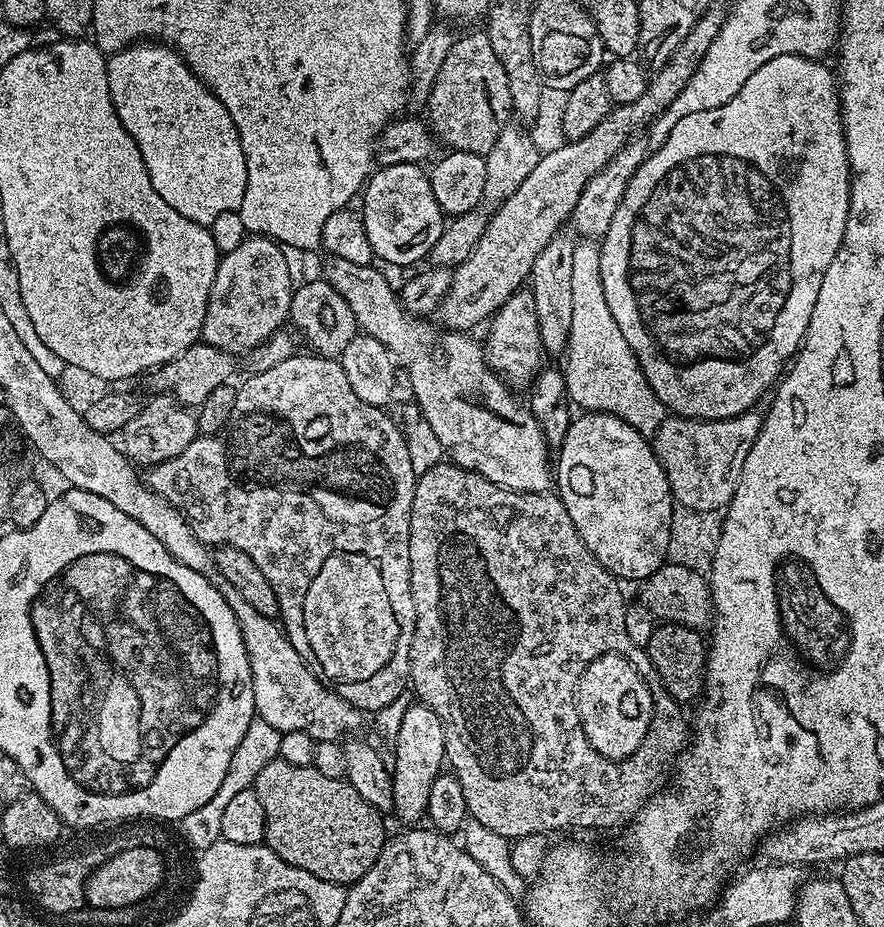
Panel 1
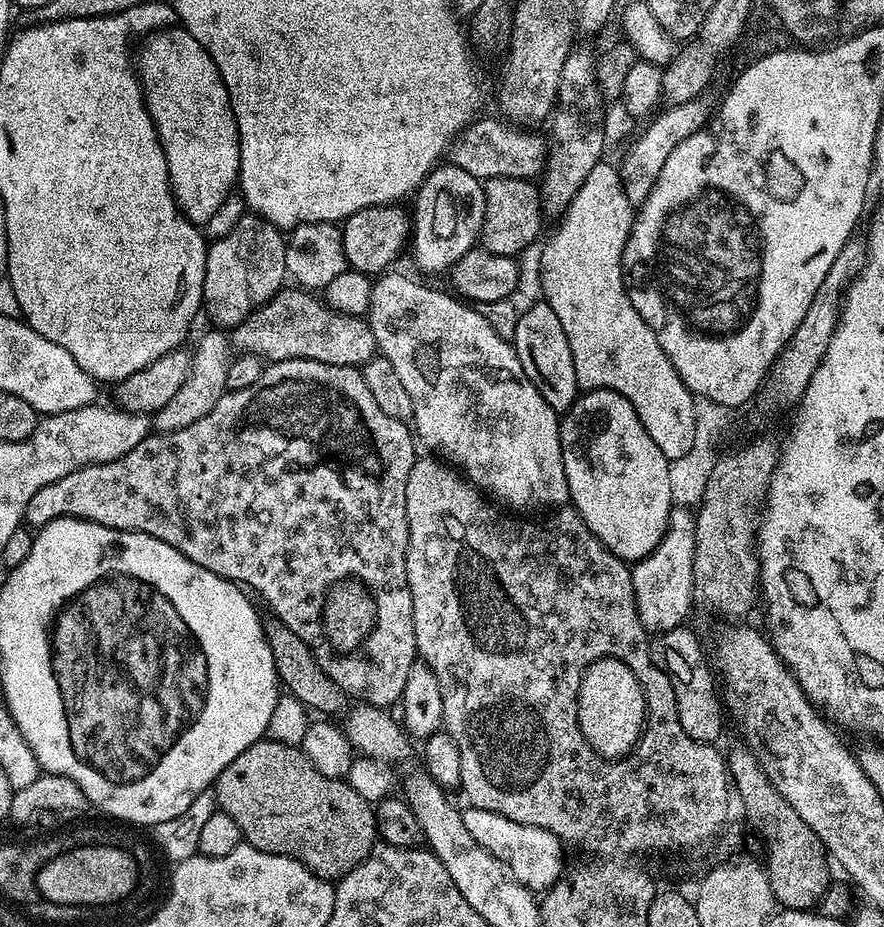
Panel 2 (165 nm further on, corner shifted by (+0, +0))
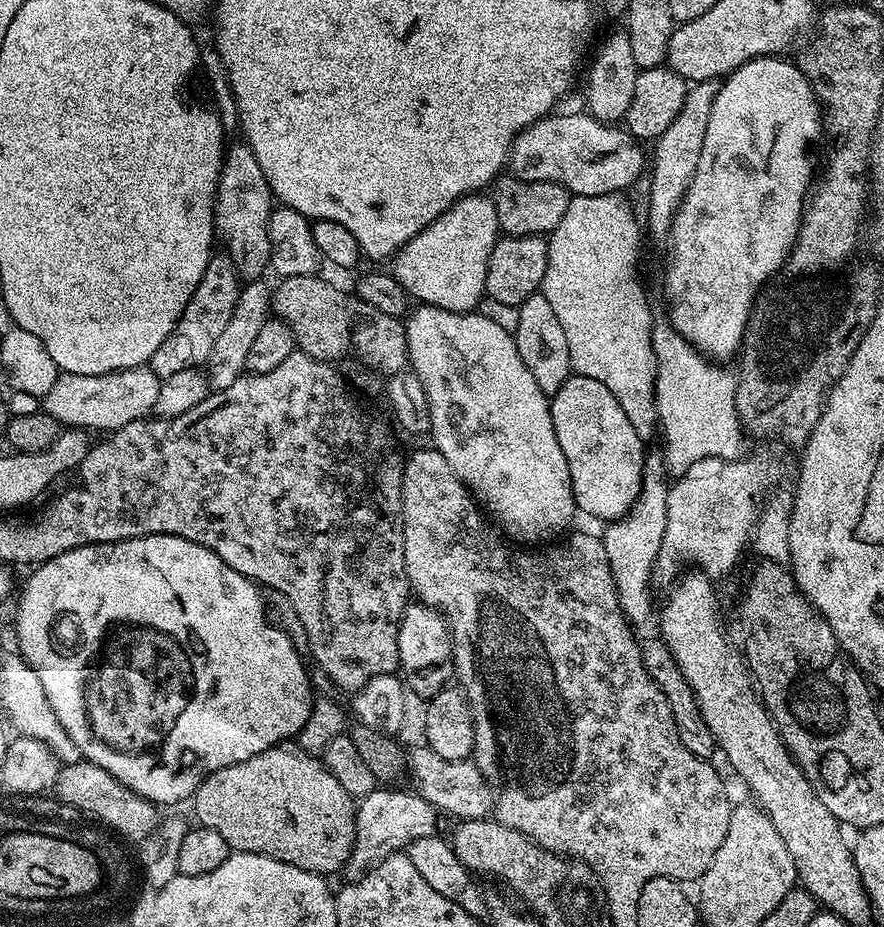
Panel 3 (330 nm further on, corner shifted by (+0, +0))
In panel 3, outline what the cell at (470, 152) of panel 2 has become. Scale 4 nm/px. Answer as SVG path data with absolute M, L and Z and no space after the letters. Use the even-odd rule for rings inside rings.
M583 111L572 112L569 116L550 114L536 124L532 124L517 136L512 143L510 172L517 180L533 180L534 182L554 182L562 186L573 197L601 196L602 194L623 193L644 172L644 152L635 136L627 130L621 130L611 123L596 119Z

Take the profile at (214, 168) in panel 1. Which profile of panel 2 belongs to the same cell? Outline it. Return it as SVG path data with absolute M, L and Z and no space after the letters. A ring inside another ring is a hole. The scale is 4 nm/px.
M182 26L162 28L145 37L136 54L136 69L144 103L166 154L172 196L192 224L205 226L223 206L231 188L233 191L237 185L240 172L237 122L232 114L229 94L222 82L220 71L202 44Z

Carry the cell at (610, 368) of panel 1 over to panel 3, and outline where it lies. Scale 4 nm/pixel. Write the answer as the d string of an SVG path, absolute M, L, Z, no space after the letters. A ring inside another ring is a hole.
M611 192L610 194L602 194L601 196L578 196L573 199L572 205L568 207L566 212L566 218L562 222L558 222L556 229L550 233L550 259L548 269L544 275L542 295L554 306L554 312L558 314L558 320L562 322L562 328L566 330L566 340L568 342L568 349L570 350L570 358L572 359L572 372L575 375L594 378L598 382L602 382L602 386L606 386L606 390L610 390L610 394L614 394L614 398L618 398L618 402L622 406L622 410L626 410L626 414L630 418L634 430L640 432L640 439L648 442L651 441L650 438L655 434L656 428L658 432L658 365L656 363L654 335L652 336L651 303L649 298L644 298L640 294L640 291L644 288L638 288L636 280L633 280L633 273L638 269L638 265L636 265L636 251L642 247L642 240L640 240L640 228L642 232L642 224L641 221L640 224L636 221L636 212L632 209L632 204L626 197L627 195Z

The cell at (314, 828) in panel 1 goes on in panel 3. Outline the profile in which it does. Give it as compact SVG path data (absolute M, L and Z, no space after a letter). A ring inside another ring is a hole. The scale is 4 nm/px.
M285 742L246 758L246 762L234 762L222 770L214 770L198 786L190 805L196 811L195 823L202 828L218 830L226 838L233 852L249 852L298 866L307 872L329 874L347 865L356 837L357 801L330 774L319 755L302 750L299 743Z

